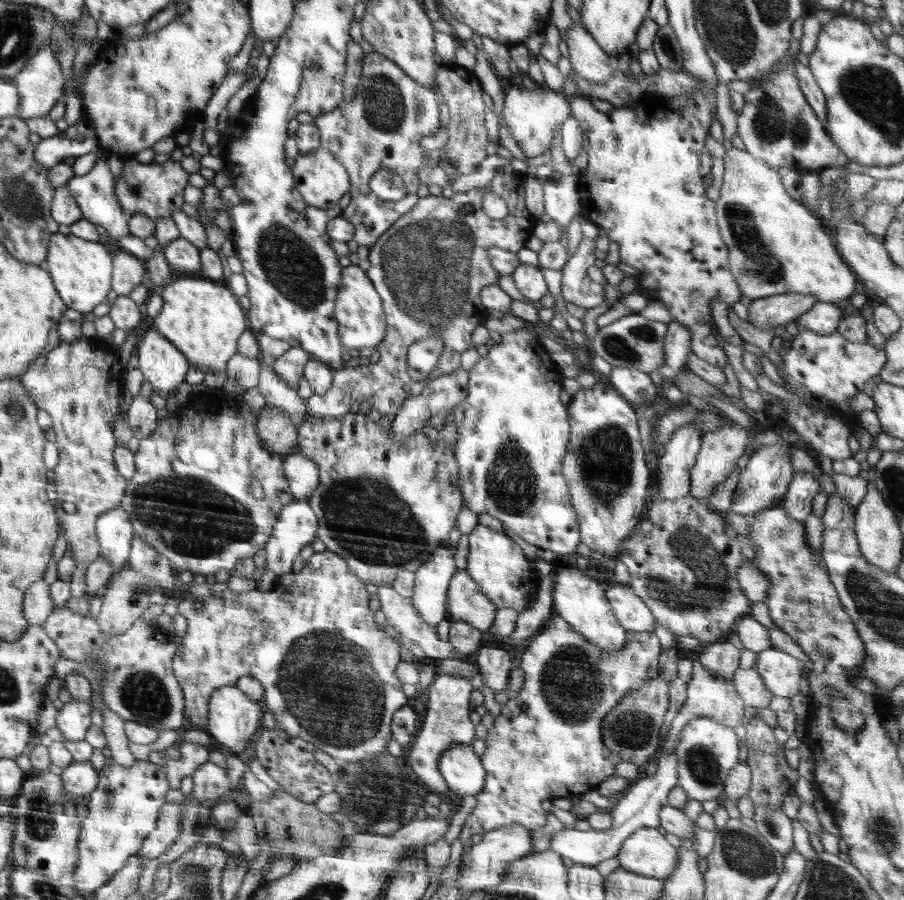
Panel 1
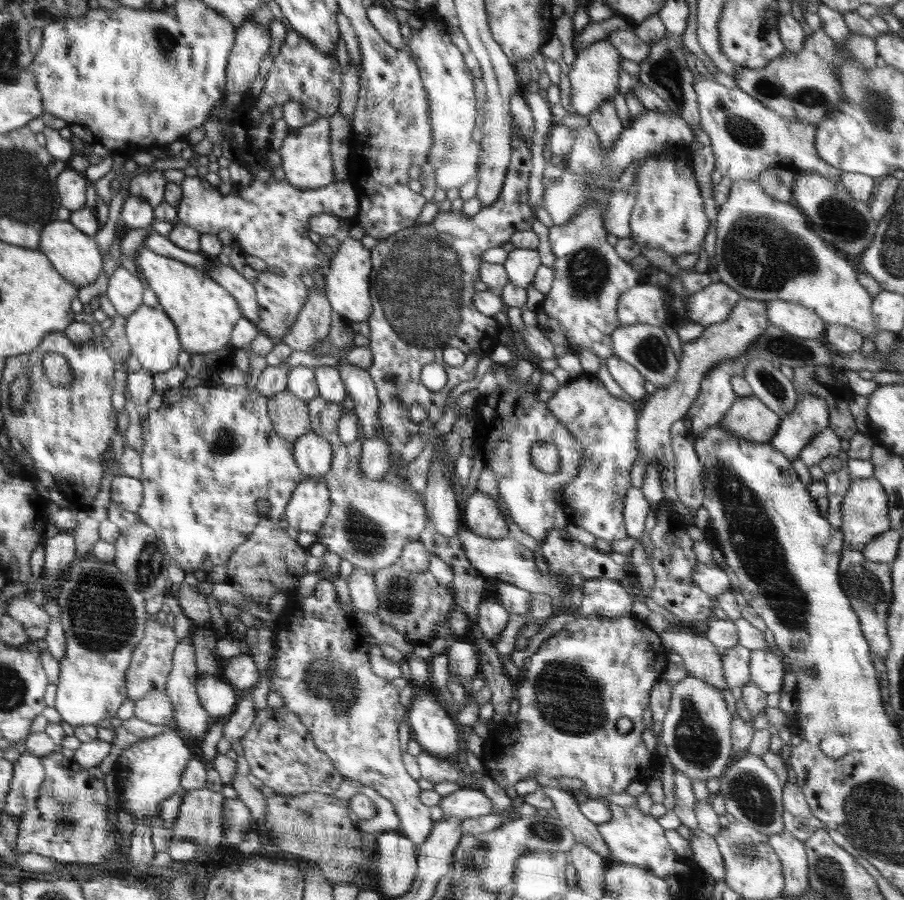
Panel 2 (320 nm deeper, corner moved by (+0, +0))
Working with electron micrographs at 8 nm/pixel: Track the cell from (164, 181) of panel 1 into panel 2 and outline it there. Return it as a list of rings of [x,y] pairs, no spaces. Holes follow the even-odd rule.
[[[162,171],[133,174],[127,180],[129,194],[143,198],[152,208],[160,206],[165,200],[166,180]]]

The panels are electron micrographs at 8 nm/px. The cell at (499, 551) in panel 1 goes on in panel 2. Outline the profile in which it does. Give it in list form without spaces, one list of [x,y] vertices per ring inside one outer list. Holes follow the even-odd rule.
[[[480,491],[474,492],[462,503],[461,517],[466,526],[478,536],[501,539],[510,534],[506,519],[496,502]]]

